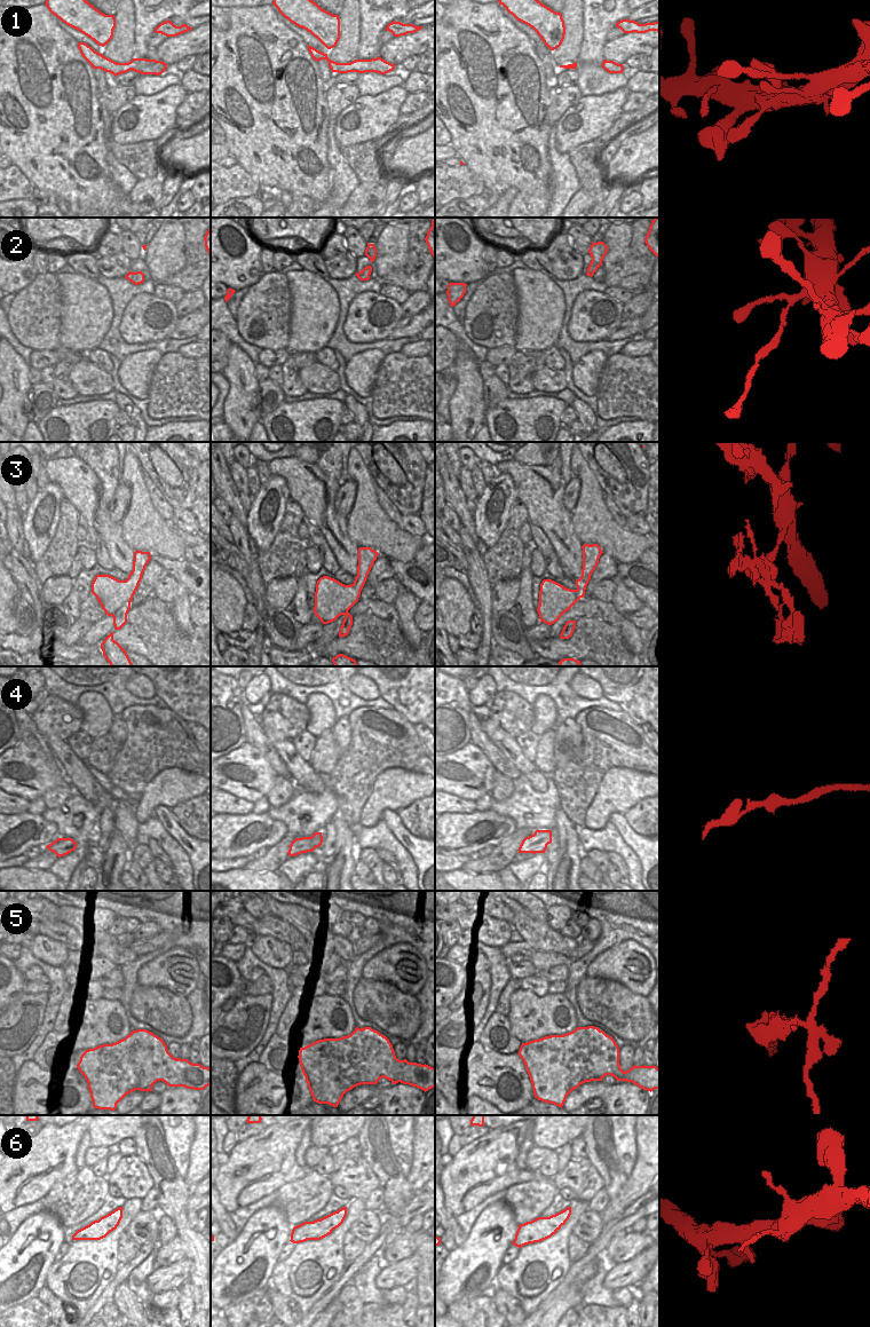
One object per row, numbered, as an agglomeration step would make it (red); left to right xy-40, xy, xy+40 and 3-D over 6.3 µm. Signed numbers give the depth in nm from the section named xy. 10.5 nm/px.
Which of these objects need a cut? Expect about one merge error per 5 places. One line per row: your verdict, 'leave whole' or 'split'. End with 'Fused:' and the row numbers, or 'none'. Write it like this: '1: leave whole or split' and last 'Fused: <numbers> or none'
1: leave whole
2: split
3: split
4: leave whole
5: split
6: leave whole
Fused: 2, 3, 5

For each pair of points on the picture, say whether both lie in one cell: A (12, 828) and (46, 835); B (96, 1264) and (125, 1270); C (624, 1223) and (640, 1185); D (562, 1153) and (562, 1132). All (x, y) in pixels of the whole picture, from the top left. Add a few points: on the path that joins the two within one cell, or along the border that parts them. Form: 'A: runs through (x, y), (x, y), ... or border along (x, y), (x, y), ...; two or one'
A: runs through (21, 822), (32, 820), (37, 826); one
B: border along (120, 1264), (113, 1279), (102, 1292); two
C: border along (647, 1192), (613, 1219); two
D: border along (569, 1143), (556, 1151); two

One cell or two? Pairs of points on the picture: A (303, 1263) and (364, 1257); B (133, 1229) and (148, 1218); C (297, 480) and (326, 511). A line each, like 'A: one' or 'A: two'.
A: two
B: one
C: one

